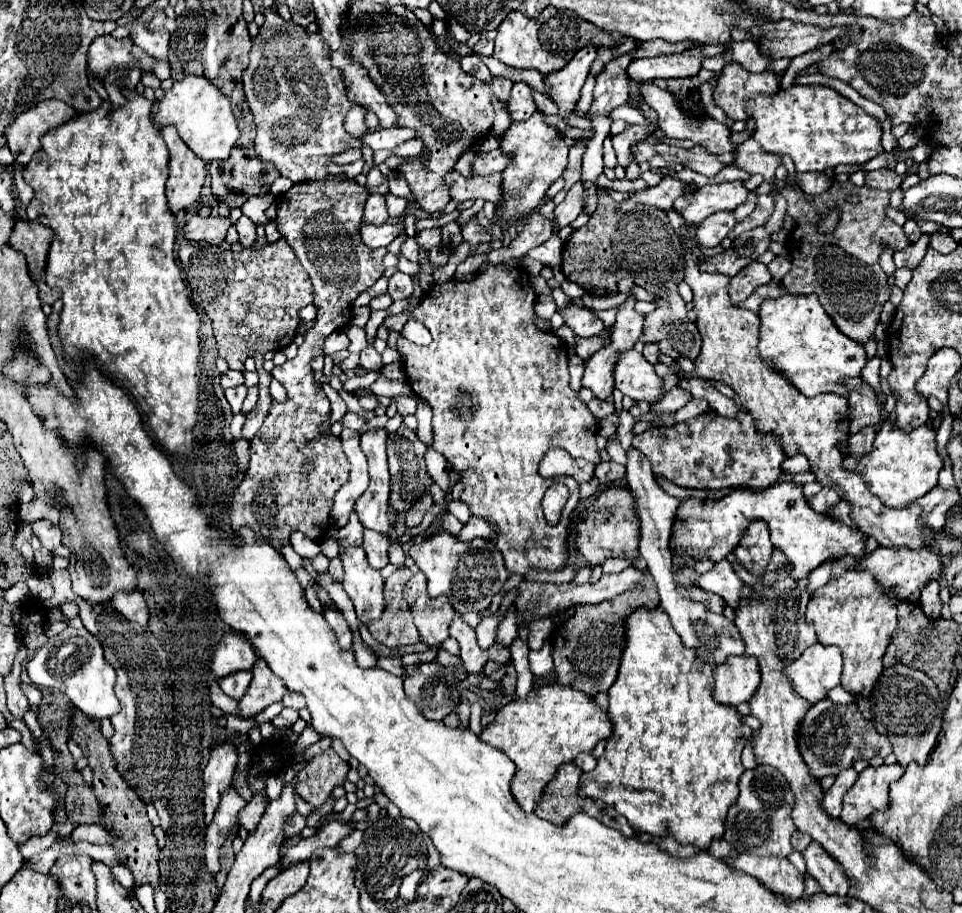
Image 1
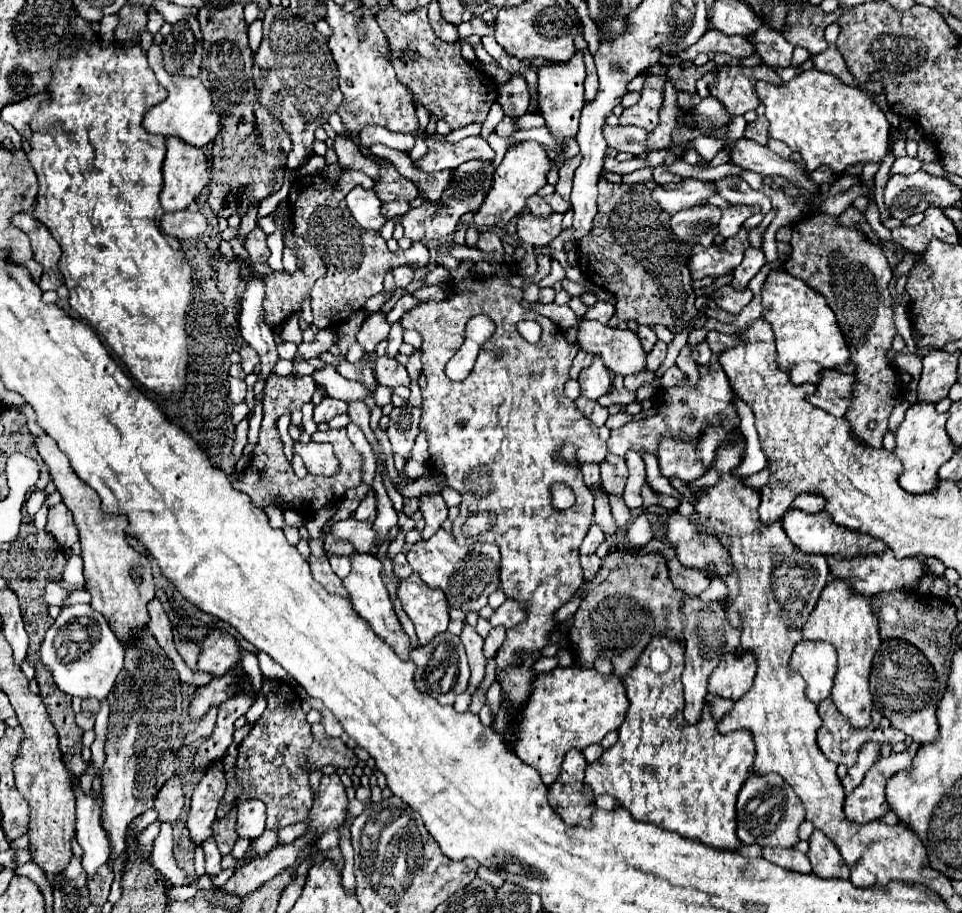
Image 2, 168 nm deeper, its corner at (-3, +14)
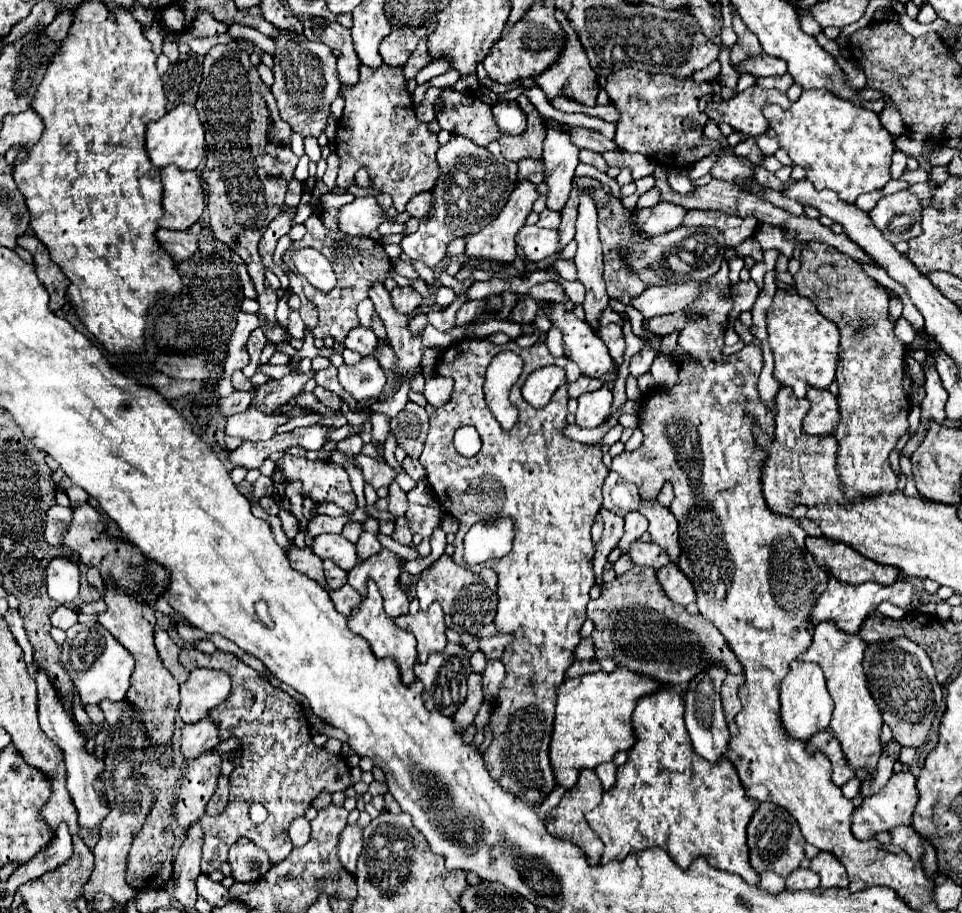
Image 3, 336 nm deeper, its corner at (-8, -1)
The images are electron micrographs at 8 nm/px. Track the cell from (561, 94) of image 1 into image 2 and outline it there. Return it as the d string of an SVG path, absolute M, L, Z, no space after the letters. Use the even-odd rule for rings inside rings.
M575 53L567 65L549 65L541 67L539 71L539 113L545 119L545 127L559 143L561 151L563 151L563 141L573 139L579 129L579 115L585 105L583 81L585 81L583 53Z

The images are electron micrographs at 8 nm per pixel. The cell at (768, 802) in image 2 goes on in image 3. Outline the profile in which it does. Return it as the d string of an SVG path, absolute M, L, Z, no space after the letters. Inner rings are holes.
M762 802L760 808L754 812L748 824L748 848L750 848L750 864L756 872L772 870L780 876L788 876L788 872L796 870L804 860L804 836L800 832L798 822L788 810L772 802Z

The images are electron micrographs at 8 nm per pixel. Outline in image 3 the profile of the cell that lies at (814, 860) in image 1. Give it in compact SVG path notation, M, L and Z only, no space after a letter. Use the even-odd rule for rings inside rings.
M820 852L812 862L810 870L820 876L822 888L848 888L848 876L846 868L840 864L840 860L830 852Z

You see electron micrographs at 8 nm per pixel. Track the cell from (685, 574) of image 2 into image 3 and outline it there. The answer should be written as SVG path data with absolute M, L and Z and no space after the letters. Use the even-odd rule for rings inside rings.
M670 562L662 570L658 570L658 580L660 580L664 592L668 592L672 602L676 602L680 606L688 606L690 602L696 600L696 594L694 594L690 580L676 564Z

